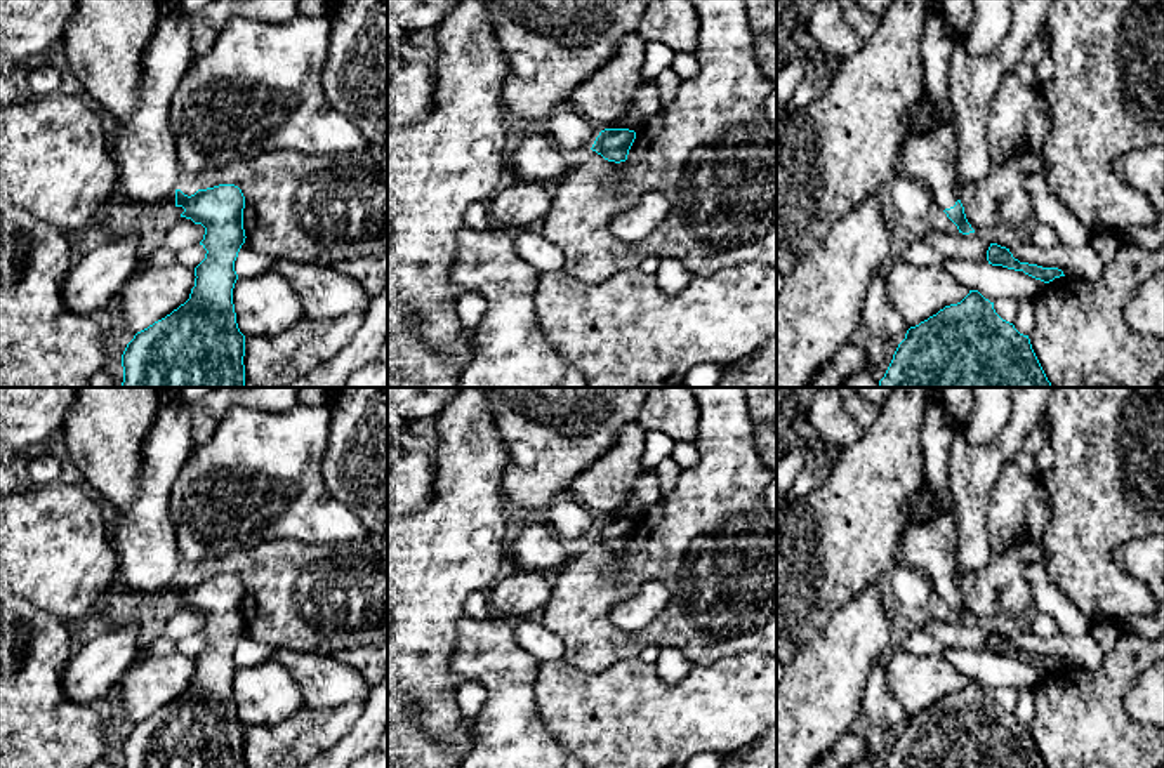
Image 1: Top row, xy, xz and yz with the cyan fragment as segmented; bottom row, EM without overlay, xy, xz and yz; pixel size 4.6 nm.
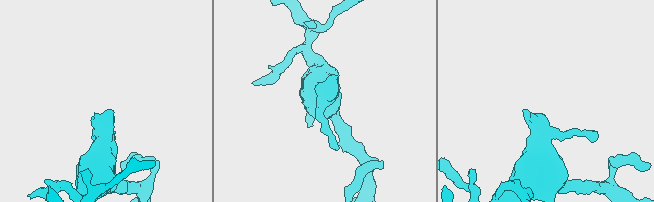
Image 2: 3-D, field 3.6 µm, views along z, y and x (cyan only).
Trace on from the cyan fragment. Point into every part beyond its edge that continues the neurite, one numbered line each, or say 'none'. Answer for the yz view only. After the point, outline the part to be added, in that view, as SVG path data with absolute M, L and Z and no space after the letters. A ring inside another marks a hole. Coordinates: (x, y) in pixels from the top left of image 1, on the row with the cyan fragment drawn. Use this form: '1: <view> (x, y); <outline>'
1: yz (930, 158); M933 9L921 36L924 87L935 104L936 125L903 142L900 172L924 184L936 207L950 209L959 200L959 134L950 103L950 59L957 36L945 17Z

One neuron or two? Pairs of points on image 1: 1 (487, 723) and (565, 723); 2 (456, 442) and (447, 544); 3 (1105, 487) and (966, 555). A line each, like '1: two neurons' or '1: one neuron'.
1: two neurons
2: one neuron
3: two neurons

